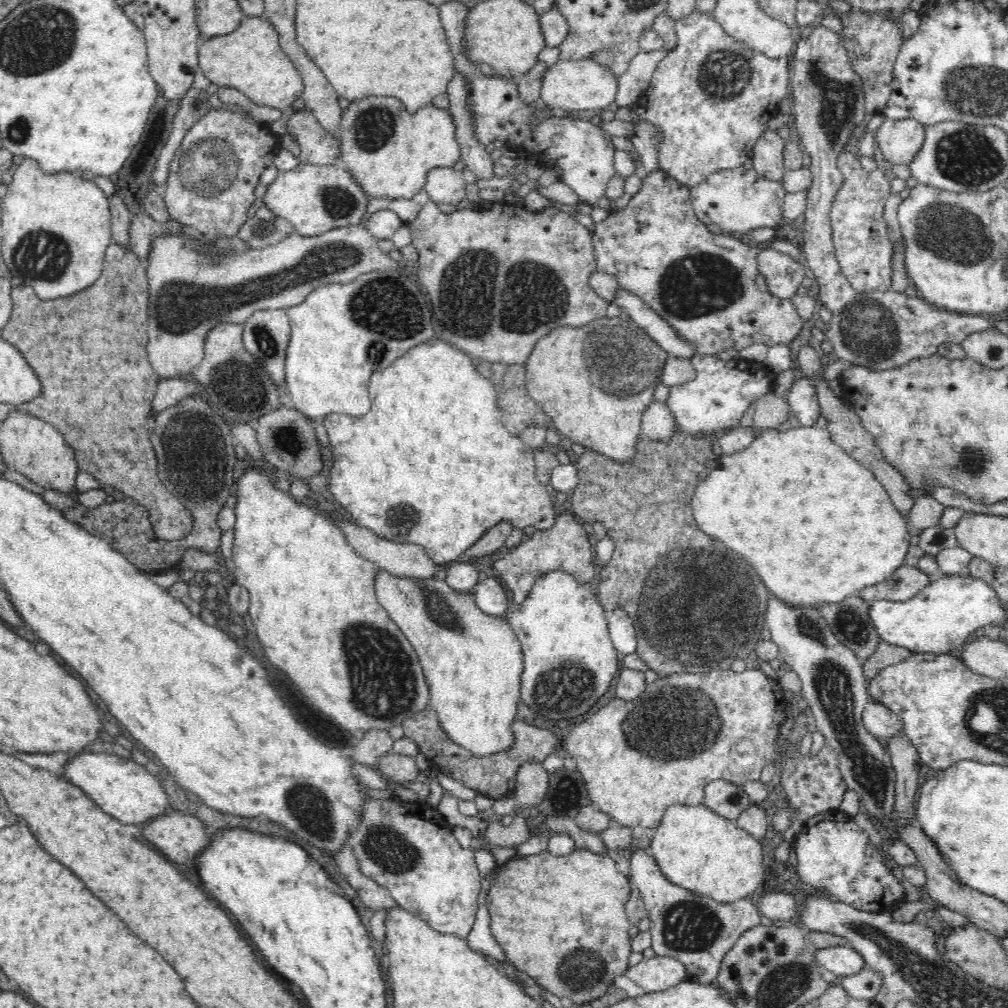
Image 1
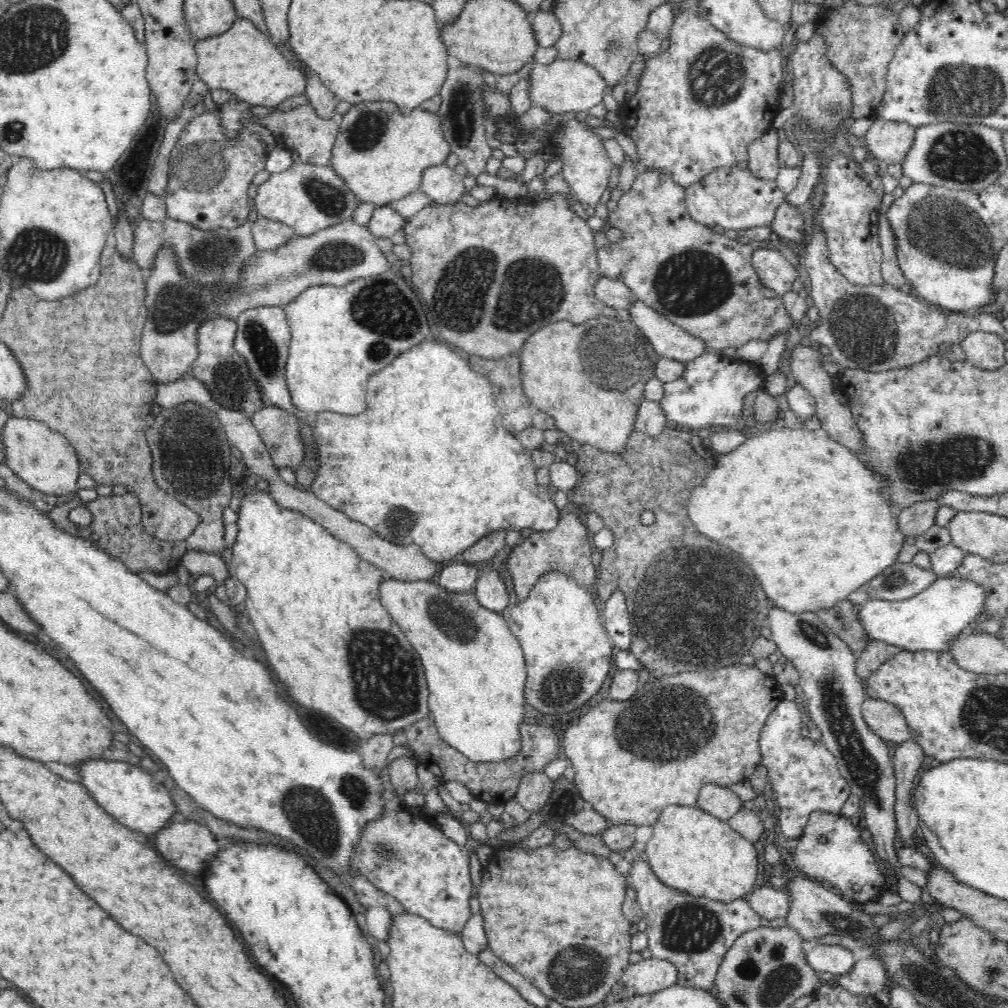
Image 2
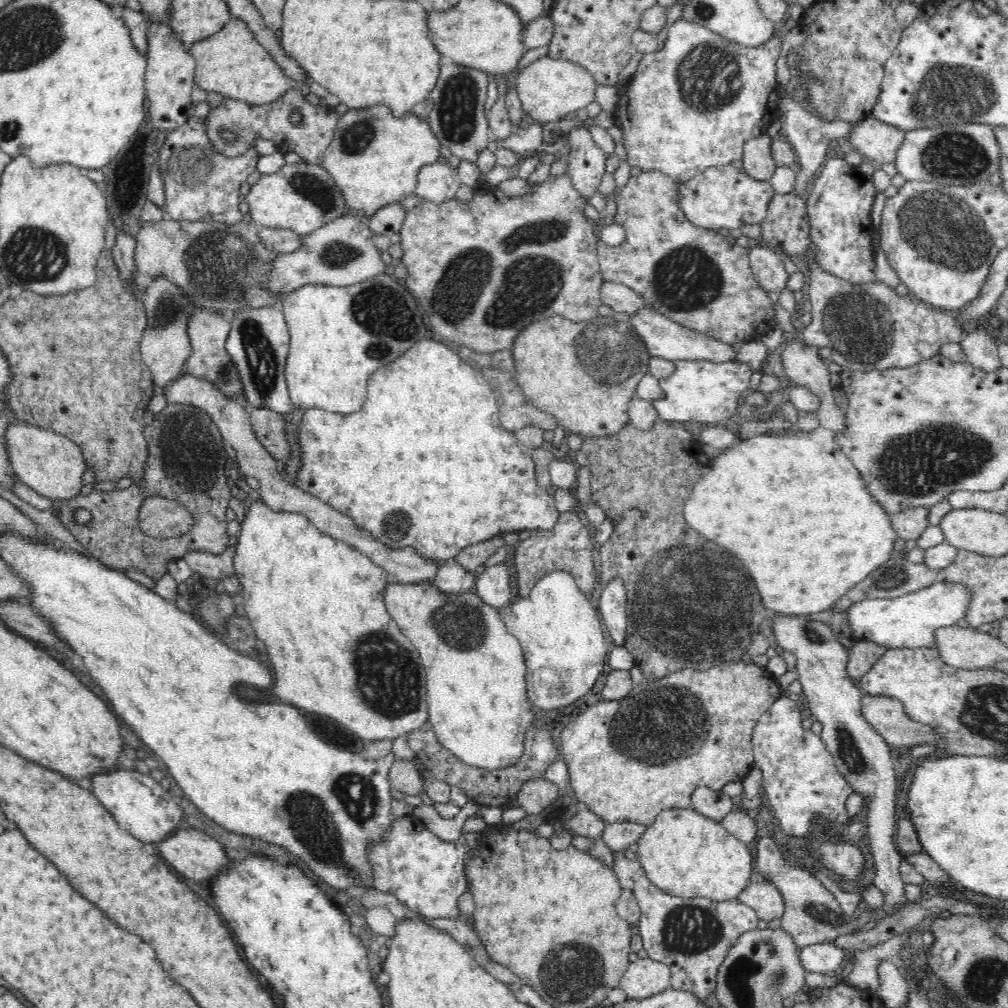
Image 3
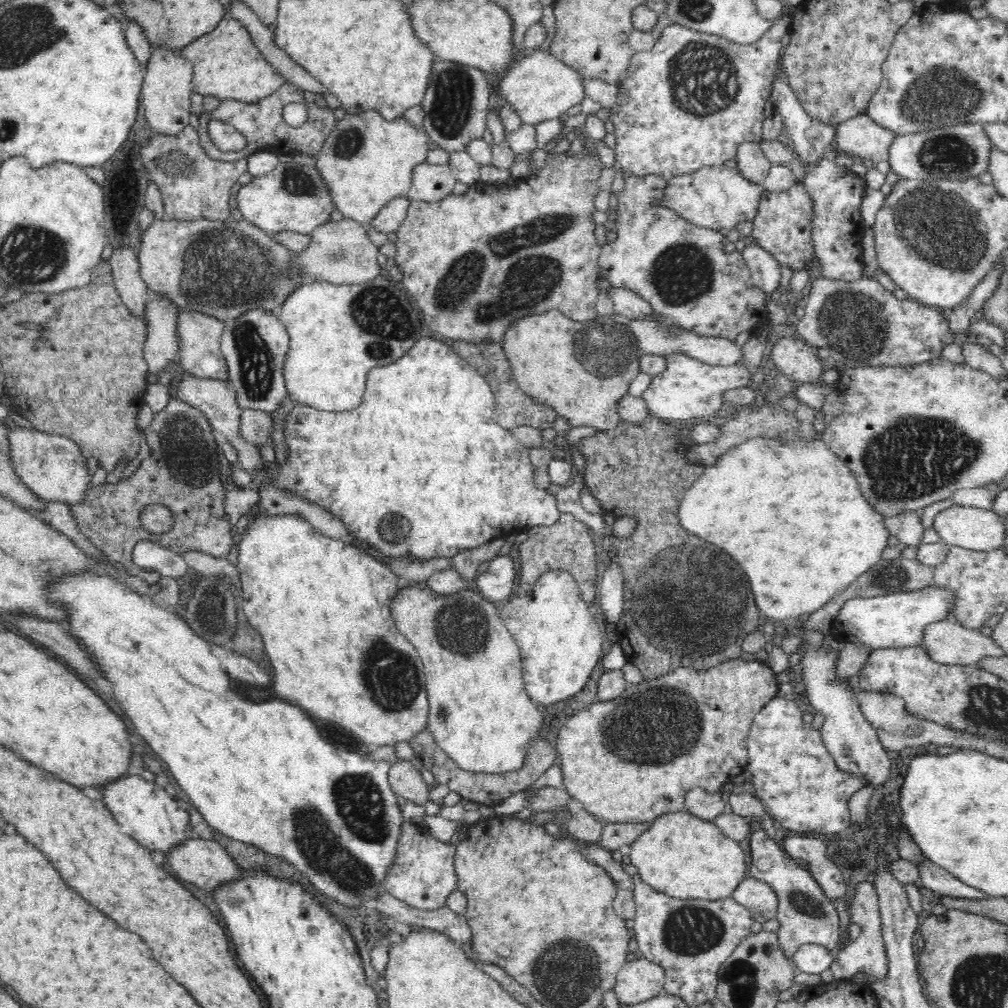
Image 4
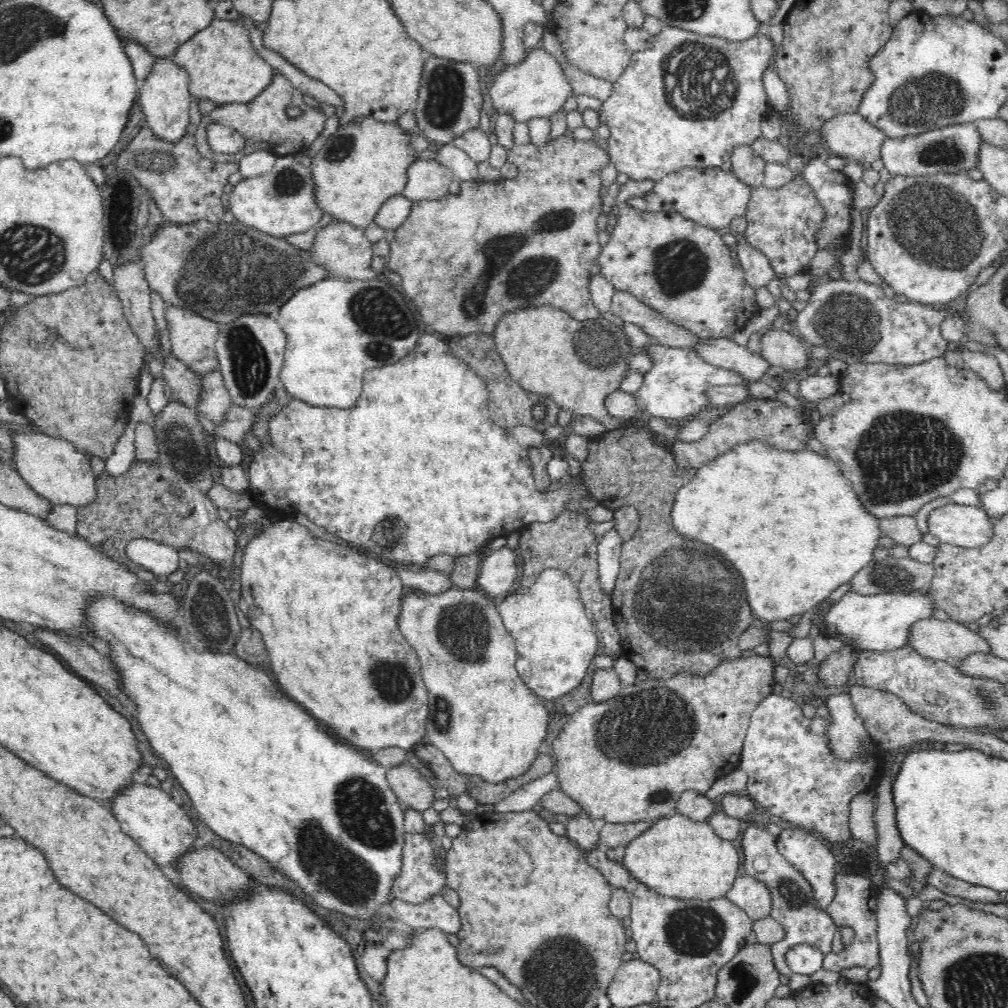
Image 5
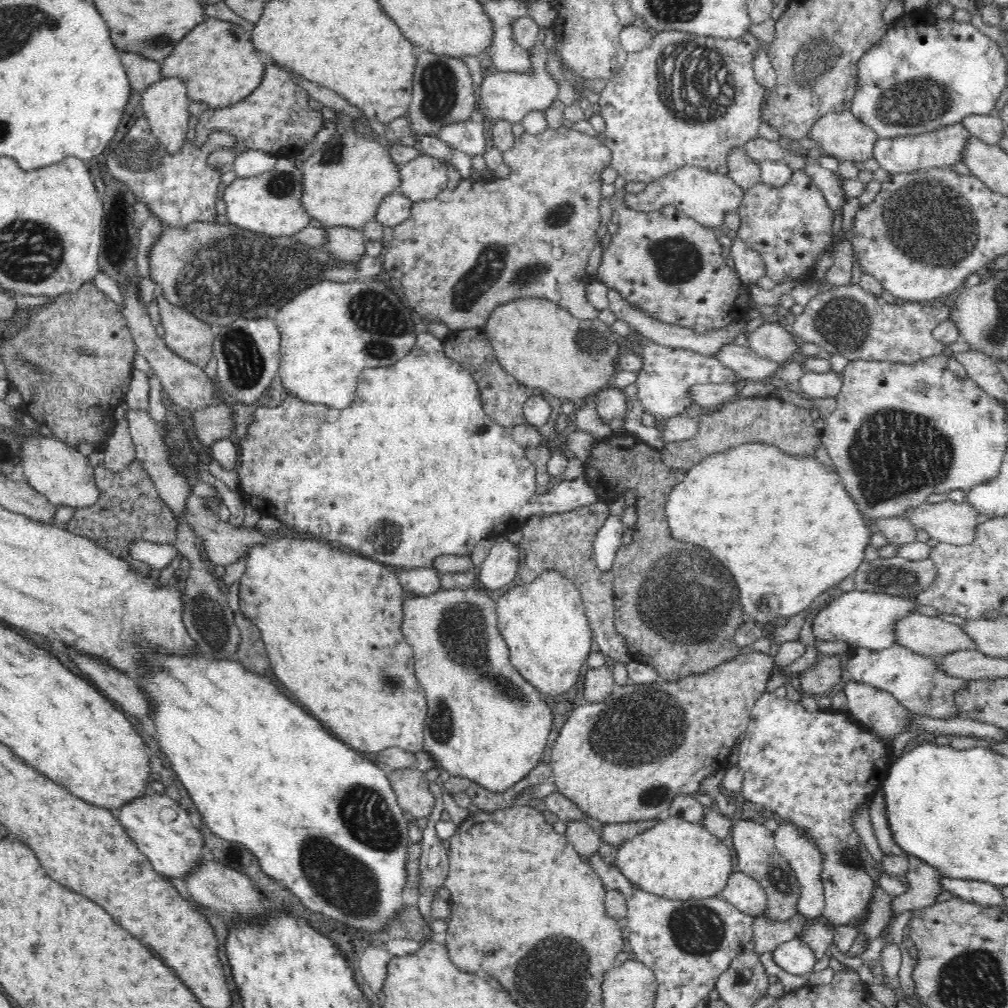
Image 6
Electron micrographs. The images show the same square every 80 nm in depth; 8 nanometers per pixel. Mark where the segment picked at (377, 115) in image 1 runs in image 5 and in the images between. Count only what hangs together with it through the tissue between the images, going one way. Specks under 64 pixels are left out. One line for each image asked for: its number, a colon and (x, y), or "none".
2: (381, 154)
3: (374, 158)
4: (366, 161)
5: (364, 163)

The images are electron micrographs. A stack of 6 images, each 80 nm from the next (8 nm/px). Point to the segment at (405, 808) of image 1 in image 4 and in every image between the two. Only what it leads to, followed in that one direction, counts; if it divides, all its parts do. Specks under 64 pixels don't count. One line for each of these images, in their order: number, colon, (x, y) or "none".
2: (403, 854)
3: (425, 873)
4: (422, 875)

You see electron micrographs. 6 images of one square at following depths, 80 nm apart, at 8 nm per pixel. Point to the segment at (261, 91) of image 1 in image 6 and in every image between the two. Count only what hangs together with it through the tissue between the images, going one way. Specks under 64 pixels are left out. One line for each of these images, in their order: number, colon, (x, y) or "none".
2: (244, 61)
3: (230, 62)
4: (226, 63)
5: (222, 65)
6: (216, 60)

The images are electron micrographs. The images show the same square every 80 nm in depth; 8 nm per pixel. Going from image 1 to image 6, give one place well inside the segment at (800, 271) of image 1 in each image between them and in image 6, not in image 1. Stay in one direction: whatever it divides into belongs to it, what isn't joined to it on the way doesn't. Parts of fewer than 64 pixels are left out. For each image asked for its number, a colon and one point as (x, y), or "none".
2: (773, 269)
3: (768, 267)
4: (764, 271)
5: (757, 271)
6: (749, 265)

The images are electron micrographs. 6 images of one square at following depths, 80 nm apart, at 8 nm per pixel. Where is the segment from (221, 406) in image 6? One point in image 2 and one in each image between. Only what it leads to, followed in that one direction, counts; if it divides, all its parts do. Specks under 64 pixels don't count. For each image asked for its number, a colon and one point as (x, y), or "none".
2: (278, 429)
3: (269, 426)
4: (255, 426)
5: (238, 421)

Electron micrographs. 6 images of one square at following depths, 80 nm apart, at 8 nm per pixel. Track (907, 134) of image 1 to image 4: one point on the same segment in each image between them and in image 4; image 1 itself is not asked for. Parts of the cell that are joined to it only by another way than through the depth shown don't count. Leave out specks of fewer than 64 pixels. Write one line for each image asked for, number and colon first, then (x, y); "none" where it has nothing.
2: (885, 140)
3: (876, 141)
4: (860, 137)

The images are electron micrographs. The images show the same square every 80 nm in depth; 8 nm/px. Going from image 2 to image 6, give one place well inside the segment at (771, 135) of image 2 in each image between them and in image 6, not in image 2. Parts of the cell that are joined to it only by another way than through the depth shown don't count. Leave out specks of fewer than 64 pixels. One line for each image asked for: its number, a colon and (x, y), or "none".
3: (757, 159)
4: (754, 165)
5: (746, 165)
6: (745, 171)

